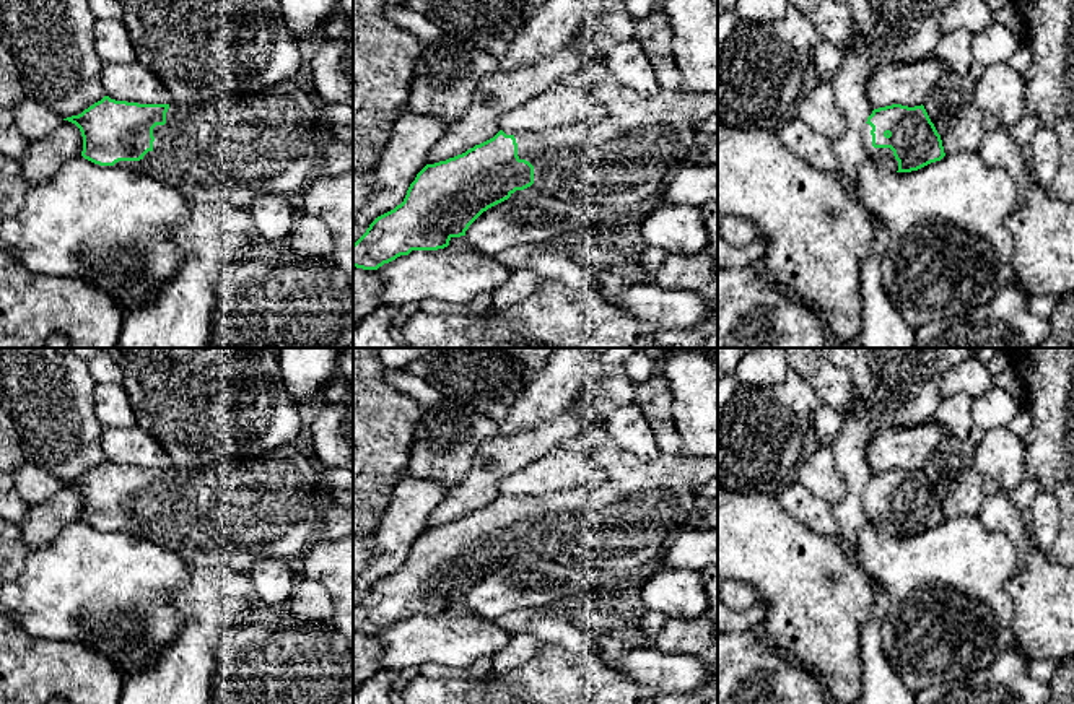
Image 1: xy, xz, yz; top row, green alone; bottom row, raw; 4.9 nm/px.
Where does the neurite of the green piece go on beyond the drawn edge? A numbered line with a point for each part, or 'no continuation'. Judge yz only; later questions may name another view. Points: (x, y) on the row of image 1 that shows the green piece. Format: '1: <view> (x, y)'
1: yz (884, 156)

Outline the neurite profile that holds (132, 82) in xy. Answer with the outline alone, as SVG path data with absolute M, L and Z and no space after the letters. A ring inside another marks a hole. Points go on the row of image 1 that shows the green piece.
M140 62L104 63L103 86L116 101L138 104L171 104L169 91Z

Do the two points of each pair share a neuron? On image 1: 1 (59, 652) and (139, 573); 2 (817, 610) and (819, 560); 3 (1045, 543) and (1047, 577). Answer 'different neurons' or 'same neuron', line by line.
1: different neurons
2: same neuron
3: different neurons

